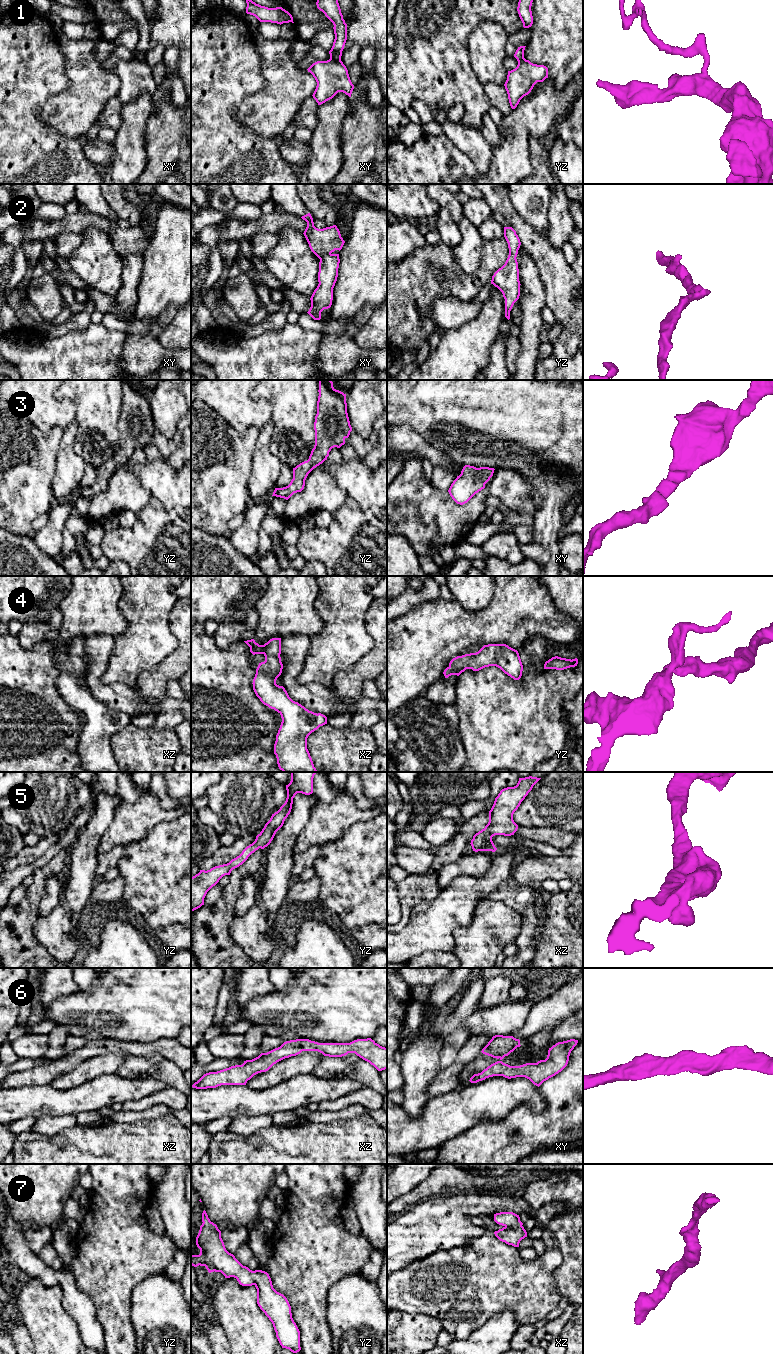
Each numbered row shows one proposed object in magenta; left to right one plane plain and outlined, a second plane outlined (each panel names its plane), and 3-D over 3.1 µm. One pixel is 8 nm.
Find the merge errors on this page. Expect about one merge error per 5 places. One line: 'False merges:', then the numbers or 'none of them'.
False merges: 1

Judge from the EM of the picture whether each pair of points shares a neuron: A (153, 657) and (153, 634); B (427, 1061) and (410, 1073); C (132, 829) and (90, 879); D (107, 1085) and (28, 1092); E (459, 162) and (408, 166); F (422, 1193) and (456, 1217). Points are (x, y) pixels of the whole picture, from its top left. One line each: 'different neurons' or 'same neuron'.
A: same neuron
B: same neuron
C: different neurons
D: same neuron
E: same neuron
F: different neurons

